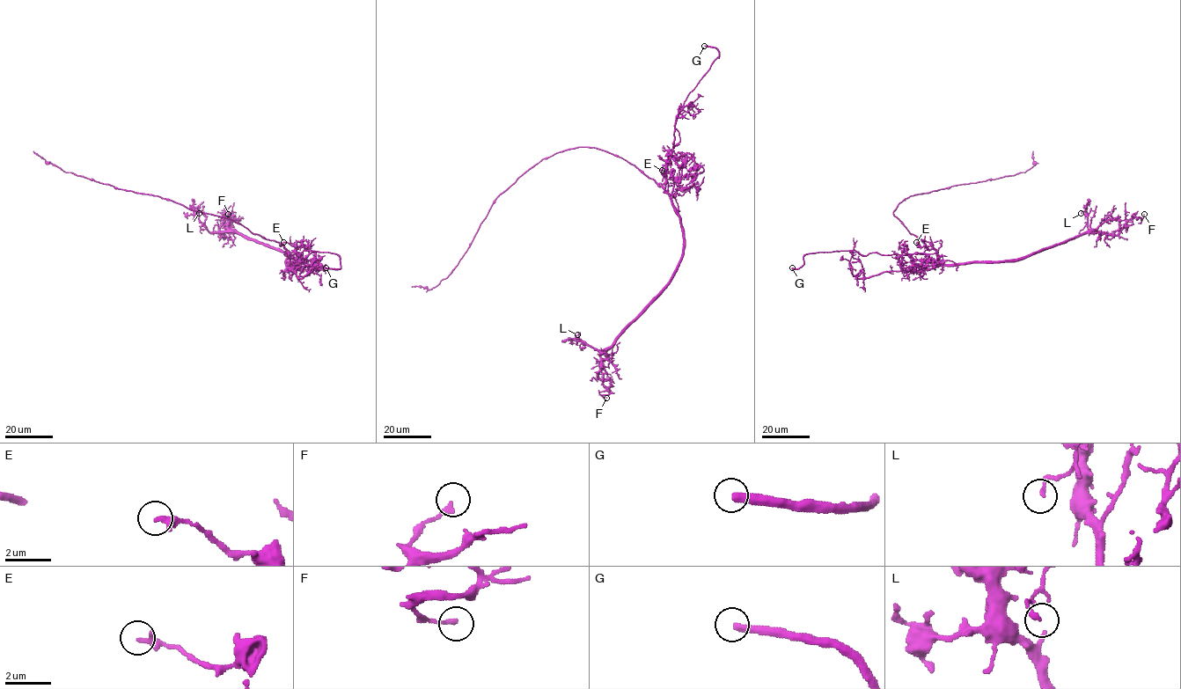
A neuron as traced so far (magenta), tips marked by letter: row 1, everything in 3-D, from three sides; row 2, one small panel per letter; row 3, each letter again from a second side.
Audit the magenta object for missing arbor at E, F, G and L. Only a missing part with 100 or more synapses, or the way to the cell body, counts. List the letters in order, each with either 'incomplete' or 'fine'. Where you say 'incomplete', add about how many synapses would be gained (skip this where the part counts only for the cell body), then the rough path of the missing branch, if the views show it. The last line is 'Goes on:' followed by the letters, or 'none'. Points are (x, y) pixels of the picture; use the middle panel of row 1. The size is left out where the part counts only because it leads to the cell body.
E: fine
F: fine
G: incomplete; missing branch runs (704, 46), (698, 45), (690, 36)
L: fine
Goes on: G

